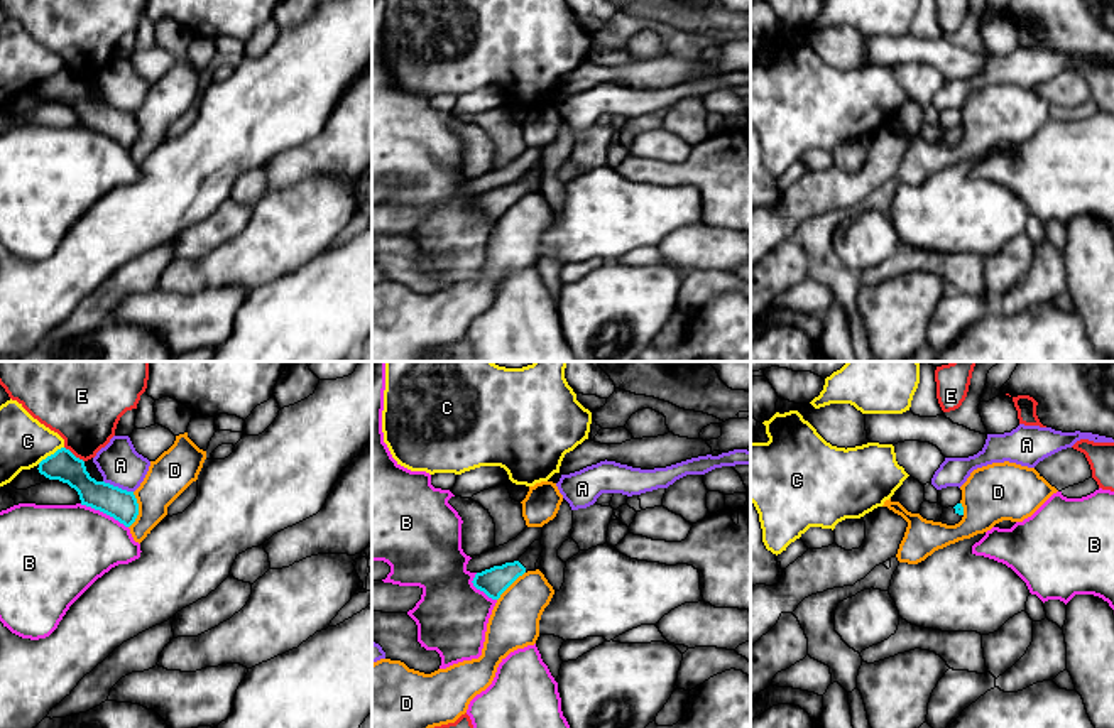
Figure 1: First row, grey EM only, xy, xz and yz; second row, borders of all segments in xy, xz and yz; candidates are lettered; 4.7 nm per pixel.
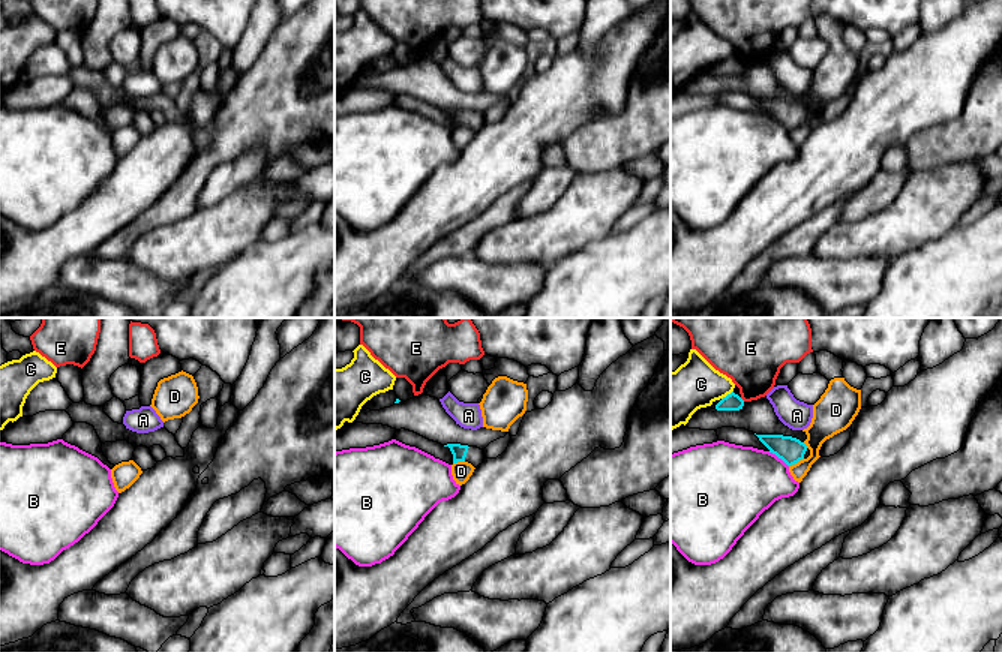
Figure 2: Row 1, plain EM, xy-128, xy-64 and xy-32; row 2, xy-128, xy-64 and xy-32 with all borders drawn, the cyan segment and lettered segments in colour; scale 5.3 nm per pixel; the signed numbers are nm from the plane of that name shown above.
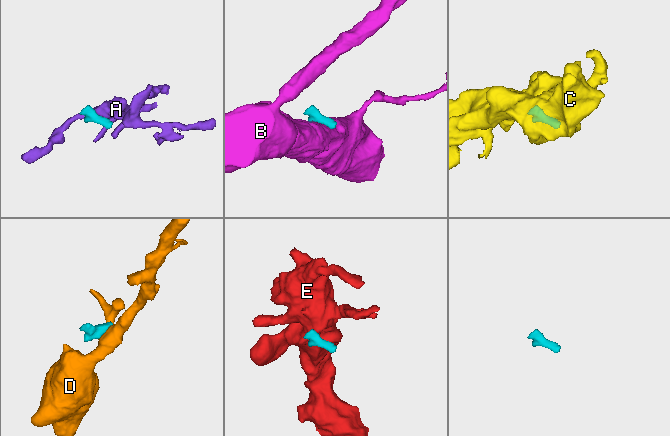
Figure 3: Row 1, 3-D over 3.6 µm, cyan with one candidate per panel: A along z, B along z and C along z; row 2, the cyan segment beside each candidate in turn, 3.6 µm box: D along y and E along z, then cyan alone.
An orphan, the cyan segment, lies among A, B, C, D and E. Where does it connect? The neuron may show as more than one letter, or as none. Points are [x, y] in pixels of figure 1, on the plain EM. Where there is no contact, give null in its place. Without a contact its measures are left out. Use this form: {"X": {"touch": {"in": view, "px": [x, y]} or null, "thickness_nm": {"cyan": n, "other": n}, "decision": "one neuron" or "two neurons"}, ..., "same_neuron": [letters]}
{"A": {"touch": {"in": "xy", "px": [117, 108]}, "thickness_nm": {"cyan": 150, "other": 200}, "decision": "two neurons"}, "B": {"touch": {"in": "xy", "px": [103, 134]}, "thickness_nm": {"cyan": 150, "other": 420}, "decision": "two neurons"}, "C": {"touch": {"in": "xy", "px": [51, 76]}, "thickness_nm": {"cyan": 150, "other": 240}, "decision": "two neurons"}, "D": {"touch": {"in": "xy", "px": [137, 132]}, "thickness_nm": {"cyan": 150, "other": 200}, "decision": "two neurons"}, "E": {"touch": {"in": "xy", "px": [73, 76]}, "thickness_nm": {"cyan": 150, "other": 320}, "decision": "two neurons"}, "same_neuron": []}

